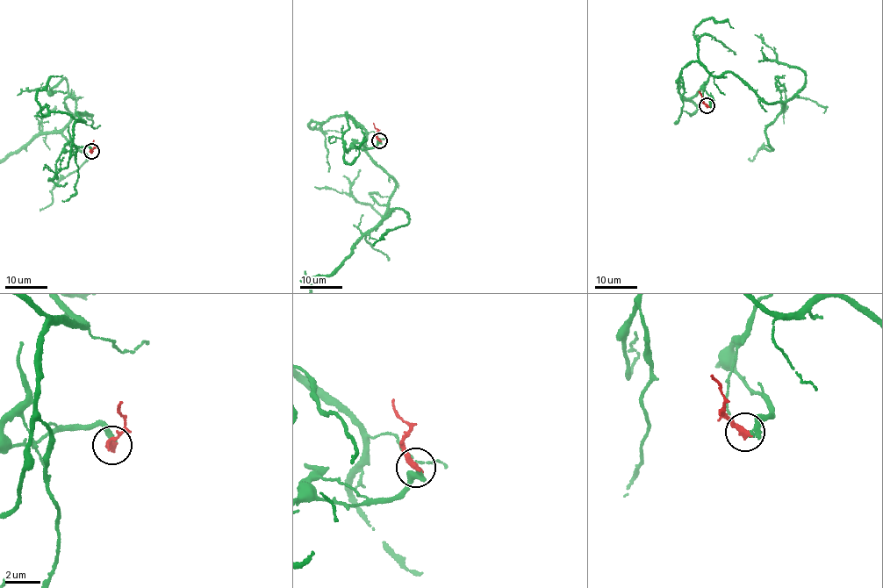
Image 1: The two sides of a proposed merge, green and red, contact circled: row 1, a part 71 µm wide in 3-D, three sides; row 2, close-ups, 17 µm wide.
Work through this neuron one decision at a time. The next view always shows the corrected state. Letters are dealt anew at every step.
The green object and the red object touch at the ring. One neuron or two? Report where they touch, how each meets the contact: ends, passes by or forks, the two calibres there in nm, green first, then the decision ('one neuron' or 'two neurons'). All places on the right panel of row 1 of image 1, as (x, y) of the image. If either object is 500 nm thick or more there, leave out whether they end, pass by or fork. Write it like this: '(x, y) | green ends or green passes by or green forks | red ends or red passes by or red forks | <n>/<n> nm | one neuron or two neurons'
(707, 105) | green ends | red ends | 320/340 nm | one neuron

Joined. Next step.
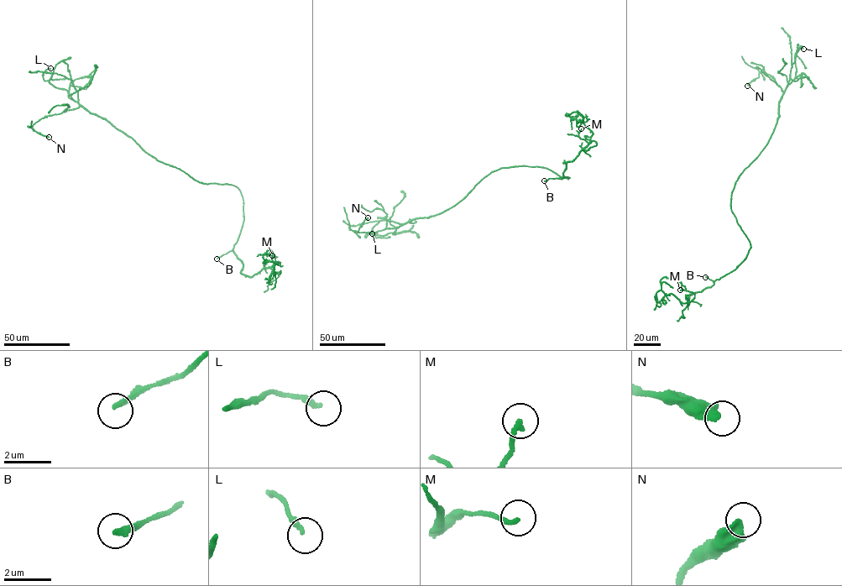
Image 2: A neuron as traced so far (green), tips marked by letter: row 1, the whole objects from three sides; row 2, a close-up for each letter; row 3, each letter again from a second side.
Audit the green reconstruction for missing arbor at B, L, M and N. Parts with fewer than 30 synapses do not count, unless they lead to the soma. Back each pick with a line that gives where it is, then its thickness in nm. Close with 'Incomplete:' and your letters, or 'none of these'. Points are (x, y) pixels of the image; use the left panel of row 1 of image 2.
B: place (217, 258); calibre 240 nm
Incomplete: B

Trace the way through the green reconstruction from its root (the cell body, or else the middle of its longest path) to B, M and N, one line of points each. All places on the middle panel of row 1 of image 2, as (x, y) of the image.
B: (534, 166), (546, 168), (562, 178), (570, 178), (544, 180)
M: (534, 166), (568, 179), (560, 178), (563, 163), (575, 159), (590, 141), (579, 137), (581, 128)
N: (534, 166), (504, 167), (492, 171), (464, 198), (440, 213), (375, 232), (354, 231), (358, 231), (368, 217)

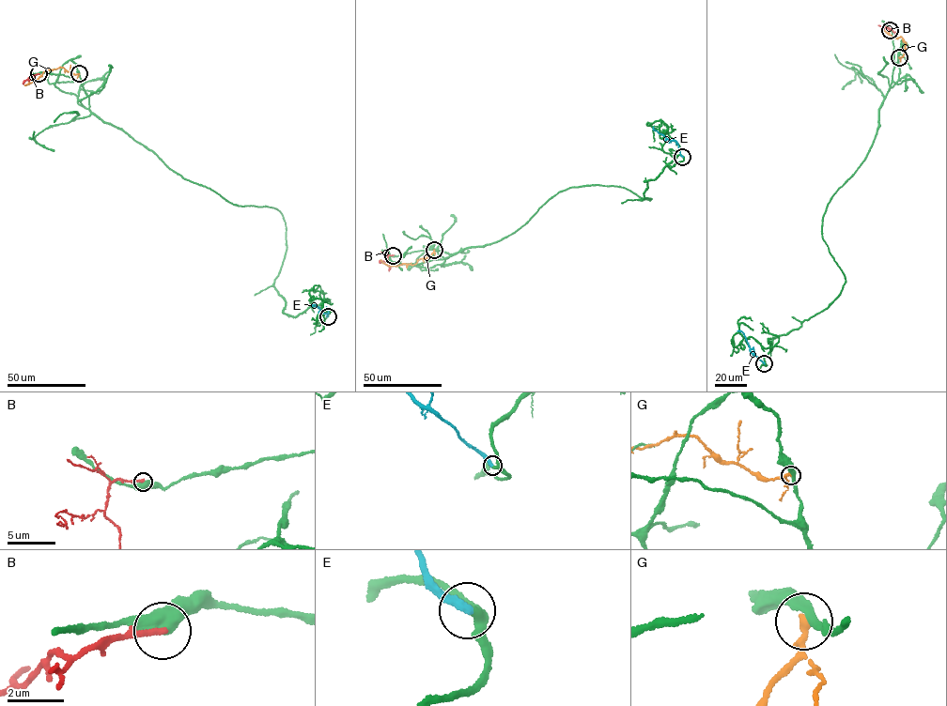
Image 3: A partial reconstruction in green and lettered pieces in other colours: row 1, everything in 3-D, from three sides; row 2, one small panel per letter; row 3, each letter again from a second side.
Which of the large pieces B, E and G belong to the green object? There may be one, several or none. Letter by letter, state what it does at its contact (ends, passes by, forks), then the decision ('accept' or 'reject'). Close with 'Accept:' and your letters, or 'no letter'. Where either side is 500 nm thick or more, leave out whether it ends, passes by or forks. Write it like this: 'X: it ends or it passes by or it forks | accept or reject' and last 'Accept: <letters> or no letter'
B: it ends | reject
E: it ends | accept
G: it ends | reject
Accept: E

